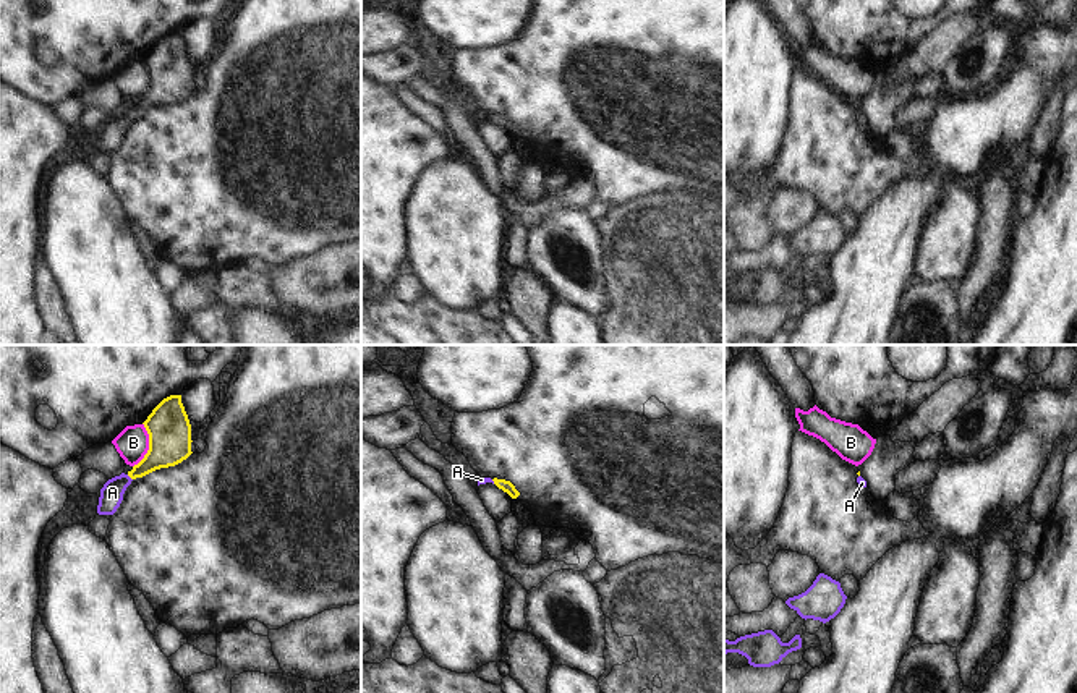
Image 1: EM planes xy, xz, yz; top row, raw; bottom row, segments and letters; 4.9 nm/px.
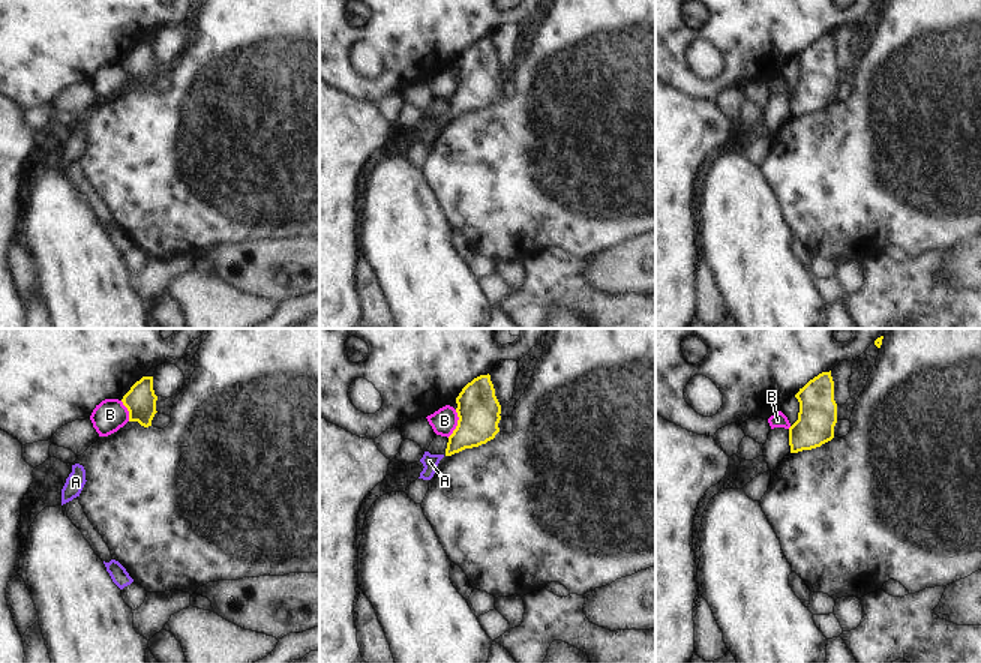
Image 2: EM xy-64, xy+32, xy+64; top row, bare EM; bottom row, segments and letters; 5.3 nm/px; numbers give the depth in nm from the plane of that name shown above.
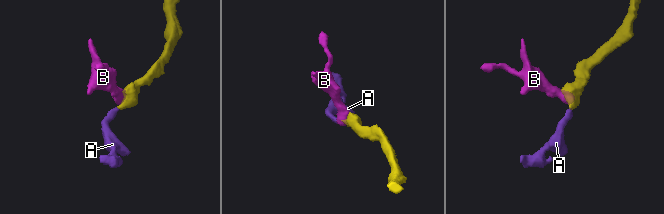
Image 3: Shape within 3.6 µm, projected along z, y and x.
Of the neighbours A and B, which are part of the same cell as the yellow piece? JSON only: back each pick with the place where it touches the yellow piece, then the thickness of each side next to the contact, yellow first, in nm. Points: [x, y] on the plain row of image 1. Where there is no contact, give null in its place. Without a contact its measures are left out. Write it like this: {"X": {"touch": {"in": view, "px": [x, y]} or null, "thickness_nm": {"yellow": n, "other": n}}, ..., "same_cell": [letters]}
{"A": {"touch": {"in": "xy", "px": [130, 114]}, "thickness_nm": {"yellow": 200, "other": 110}}, "same_cell": ["A"]}

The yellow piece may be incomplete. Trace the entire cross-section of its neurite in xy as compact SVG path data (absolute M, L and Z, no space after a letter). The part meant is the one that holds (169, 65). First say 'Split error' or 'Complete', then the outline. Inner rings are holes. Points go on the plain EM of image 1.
Split error. M181 32L164 36L143 60L149 71L149 87L126 112L109 117L100 126L97 151L113 152L133 117L186 97L191 89L191 62Z

